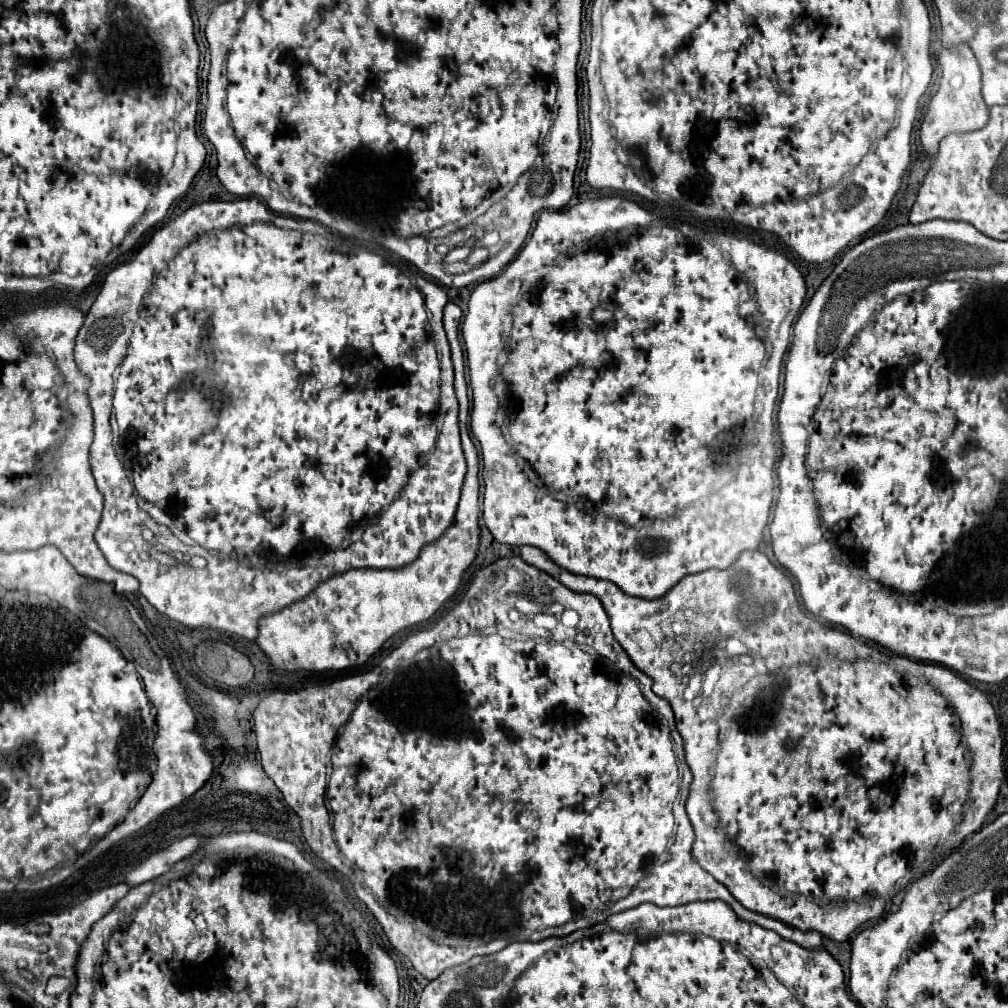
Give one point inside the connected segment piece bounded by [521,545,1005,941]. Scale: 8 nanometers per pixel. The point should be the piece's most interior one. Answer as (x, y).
(822, 807)

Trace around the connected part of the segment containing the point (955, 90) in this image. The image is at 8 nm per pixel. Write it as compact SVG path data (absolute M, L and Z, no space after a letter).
M959 43L953 47L943 47L939 51L939 65L943 71L939 91L929 103L927 115L923 117L921 123L921 143L923 151L935 161L939 143L951 135L951 133L971 133L977 129L983 129L989 121L989 109L981 97L981 67L967 43Z

